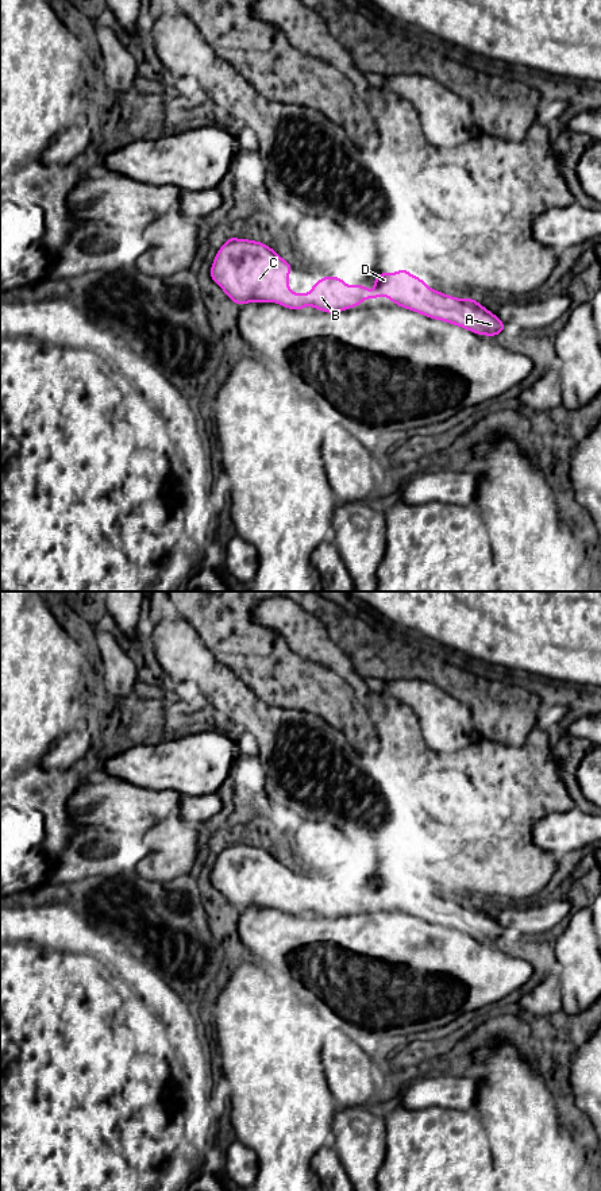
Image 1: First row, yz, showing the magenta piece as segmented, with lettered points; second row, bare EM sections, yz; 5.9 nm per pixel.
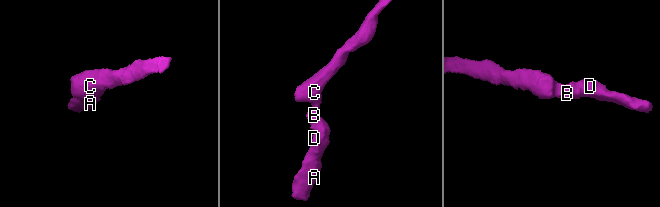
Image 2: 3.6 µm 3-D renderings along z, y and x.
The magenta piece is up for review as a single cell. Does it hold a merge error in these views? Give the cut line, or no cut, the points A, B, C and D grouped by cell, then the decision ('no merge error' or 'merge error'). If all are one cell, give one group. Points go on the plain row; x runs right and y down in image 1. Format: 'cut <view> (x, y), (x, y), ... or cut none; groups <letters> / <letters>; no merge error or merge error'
cut none; groups A B C D; no merge error

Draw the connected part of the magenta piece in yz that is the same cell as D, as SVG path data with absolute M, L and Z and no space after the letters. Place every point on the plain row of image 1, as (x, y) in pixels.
M231 840L230 844L219 853L211 871L209 882L224 895L230 905L240 911L250 906L277 906L278 910L294 916L303 916L303 913L308 909L327 918L339 918L343 914L351 914L361 910L363 905L371 903L373 906L378 906L378 901L382 898L385 905L390 902L393 909L401 913L421 918L429 924L443 925L446 928L459 930L475 940L486 938L490 944L493 944L498 937L506 937L505 929L478 906L474 906L473 902L461 905L443 899L435 894L429 894L424 884L415 882L405 874L396 875L393 882L389 880L388 875L375 880L373 901L369 898L369 893L366 890L347 890L343 883L334 880L321 882L313 889L312 895L307 899L292 898L288 891L288 878L290 875L293 875L293 870L282 864L265 848L254 847L251 844L240 845Z

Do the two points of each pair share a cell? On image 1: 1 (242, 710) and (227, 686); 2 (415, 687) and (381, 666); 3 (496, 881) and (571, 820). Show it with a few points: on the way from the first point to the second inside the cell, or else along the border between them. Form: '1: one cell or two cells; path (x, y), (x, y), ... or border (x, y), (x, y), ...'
1: one cell; path (239, 705), (228, 692)
2: two cells; border (428, 679), (389, 679), (386, 682)
3: two cells; border (544, 814), (534, 825), (534, 841), (557, 860)

